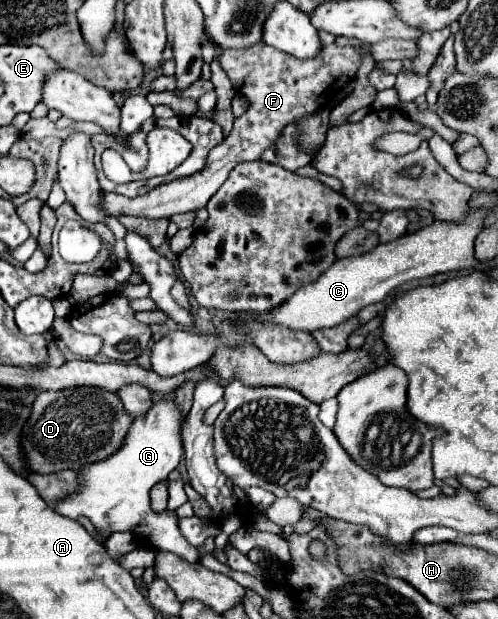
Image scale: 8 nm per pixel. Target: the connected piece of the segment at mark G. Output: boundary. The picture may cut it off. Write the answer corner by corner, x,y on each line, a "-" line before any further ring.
158,401
152,405
152,409
144,415
144,417
138,417
134,419
132,427
130,427
130,433
126,437
126,445
122,445
122,449
118,449
118,453
114,453
112,457
104,459
104,461
96,461
96,465
86,465
82,471
80,471
80,489
74,497
66,497
62,501
56,503
56,511
60,515
66,515
70,519
76,519
80,515
88,517
94,527
102,533
102,535
110,535
114,531
132,531
134,535
138,537
152,537
152,545
156,549
164,549
164,551
170,551
170,553
176,553
176,555
182,555
182,557
198,557
198,549
192,547
178,531
178,517
172,513
172,511
164,511
160,515
152,513
150,511
150,489
158,483
158,481
164,481
170,471
176,469
176,465
180,463
180,455
182,455
182,437
180,437
180,427
182,427
182,421
184,417
180,415
180,411
176,409
174,401

